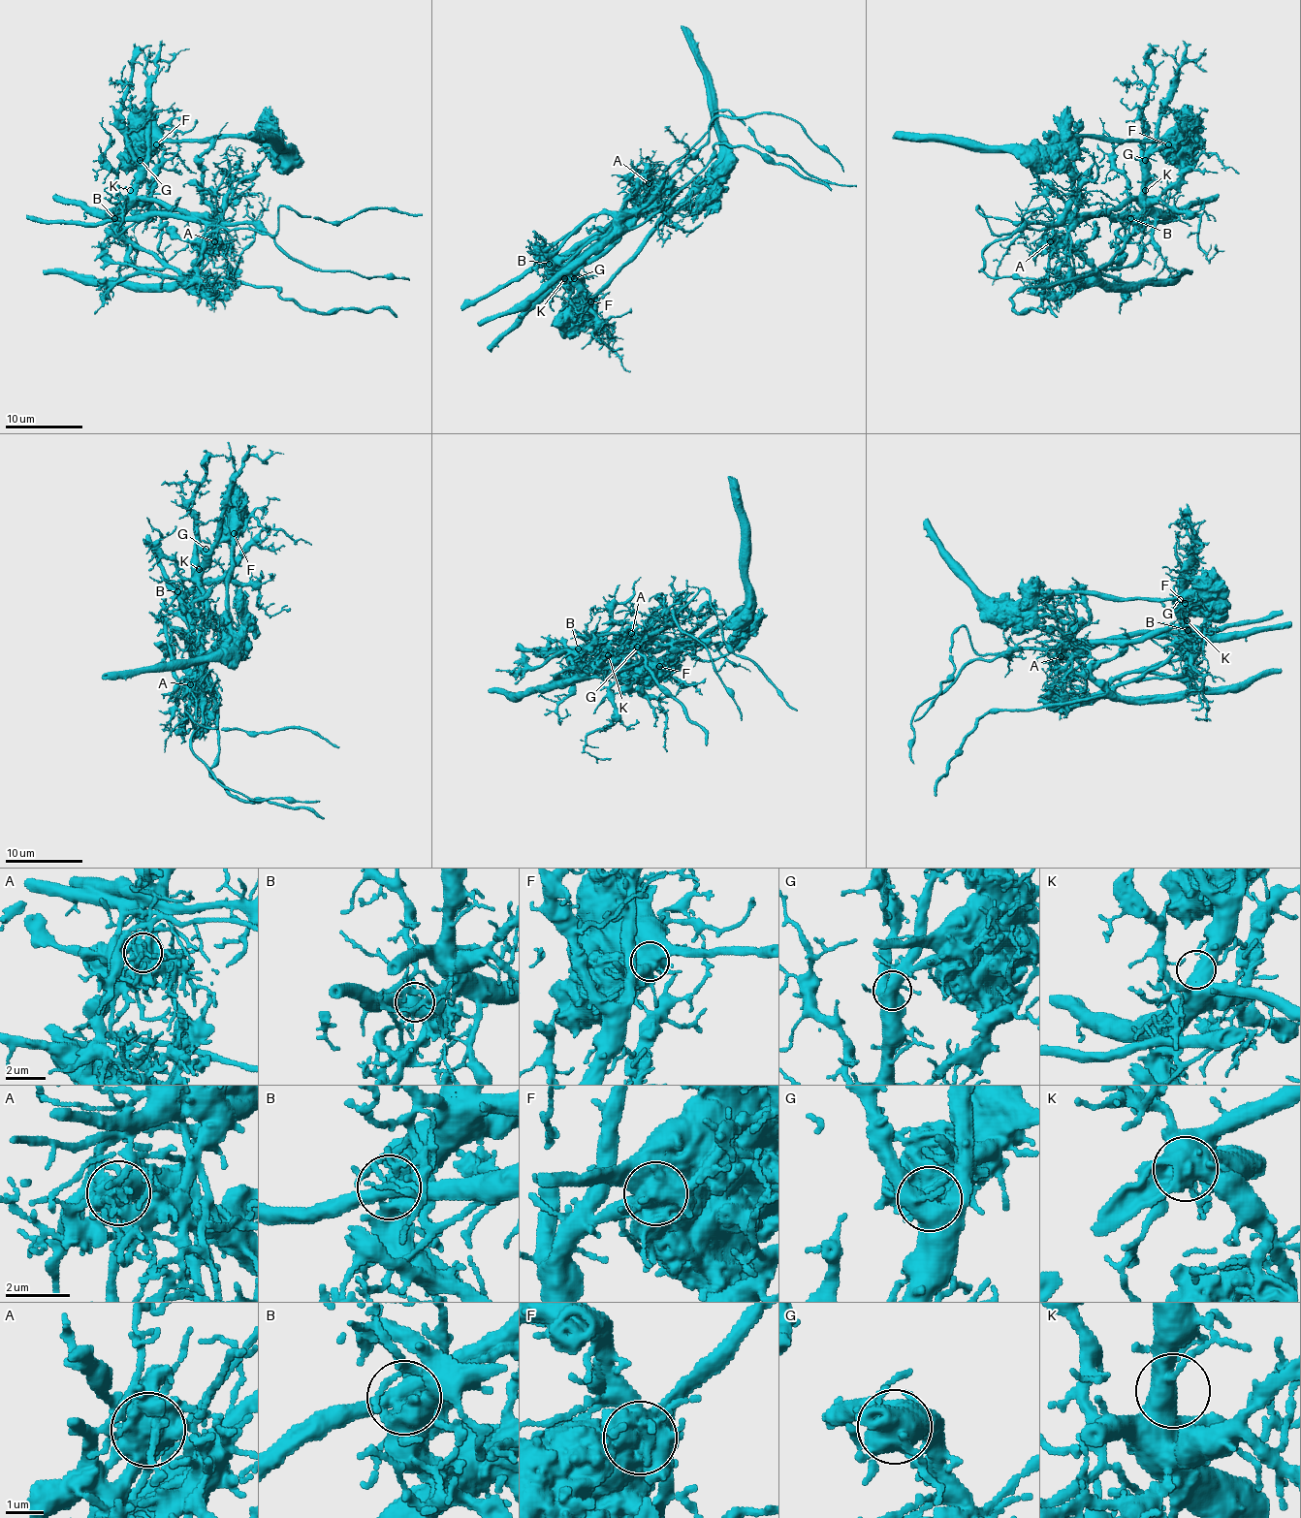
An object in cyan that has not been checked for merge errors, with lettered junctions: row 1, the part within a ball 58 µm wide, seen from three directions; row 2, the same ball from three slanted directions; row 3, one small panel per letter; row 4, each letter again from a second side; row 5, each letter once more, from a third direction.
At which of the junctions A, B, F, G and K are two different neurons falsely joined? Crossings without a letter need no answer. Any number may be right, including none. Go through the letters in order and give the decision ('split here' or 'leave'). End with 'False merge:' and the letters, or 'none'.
A: split here
B: split here
F: split here
G: leave
K: leave
False merge: A, B, F

